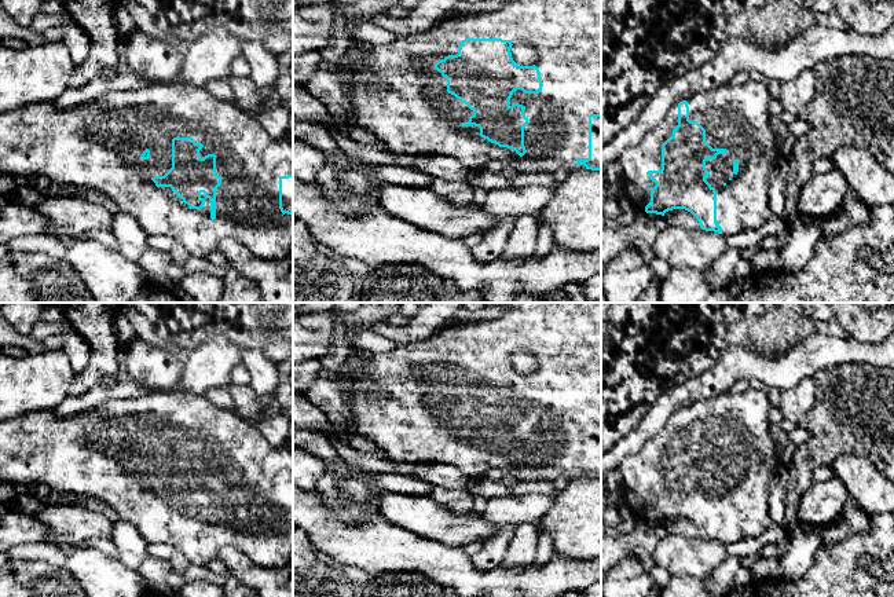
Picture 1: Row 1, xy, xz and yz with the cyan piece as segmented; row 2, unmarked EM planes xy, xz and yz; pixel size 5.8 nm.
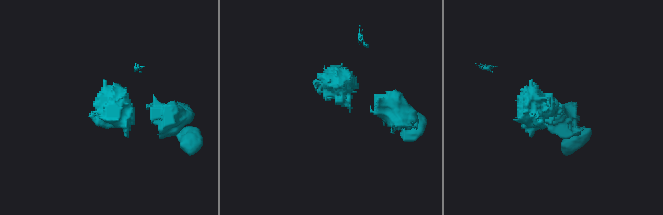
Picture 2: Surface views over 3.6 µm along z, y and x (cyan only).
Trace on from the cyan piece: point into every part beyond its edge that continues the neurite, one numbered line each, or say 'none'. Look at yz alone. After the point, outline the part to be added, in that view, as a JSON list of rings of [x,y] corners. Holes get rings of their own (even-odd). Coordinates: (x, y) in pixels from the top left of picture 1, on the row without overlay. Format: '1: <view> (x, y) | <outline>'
1: yz (736, 425) | [[[750,388],[743,393],[725,392],[708,400],[700,400],[686,407],[689,428],[697,429],[706,437],[706,450],[712,457],[726,457],[726,462],[718,462],[715,468],[706,469],[710,483],[706,488],[717,499],[717,531],[722,535],[722,543],[734,543],[740,539],[759,536],[773,523],[769,516],[769,483],[780,466],[772,437],[769,422],[767,391]]]

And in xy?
1: xy (98, 453) | [[[184,389],[153,391],[139,398],[110,399],[91,410],[77,413],[74,415],[59,418],[54,411],[32,411],[22,417],[0,420],[0,479],[14,486],[26,486],[36,488],[40,484],[48,486],[52,491],[61,491],[70,495],[87,495],[98,498],[109,503],[120,520],[131,523],[149,543],[166,543],[176,546],[191,564],[205,565],[216,557],[221,547],[234,547],[243,553],[250,561],[263,568],[281,568],[289,565],[289,557],[293,553],[293,521],[282,521],[279,517],[279,486],[293,483],[293,454],[287,444],[272,447],[264,435],[252,425],[248,418],[237,413],[230,413],[210,403],[205,395],[197,395]],[[193,446],[195,451],[204,455],[199,458],[201,466],[208,462],[216,464],[216,483],[221,486],[220,494],[216,497],[216,527],[210,527],[210,508],[201,501],[205,513],[201,517],[190,517],[171,495],[157,495],[151,488],[154,484],[164,484],[172,476],[172,447]]]

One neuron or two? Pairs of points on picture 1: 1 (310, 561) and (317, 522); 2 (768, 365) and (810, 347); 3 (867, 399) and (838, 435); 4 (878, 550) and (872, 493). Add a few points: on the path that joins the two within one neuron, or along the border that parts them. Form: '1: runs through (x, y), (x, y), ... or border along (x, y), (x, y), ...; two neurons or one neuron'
1: border along (307, 534), (307, 538), (323, 557); two neurons
2: runs through (779, 365), (792, 365), (799, 358); one neuron
3: runs through (858, 407), (839, 427); one neuron
4: border along (879, 513), (871, 517); two neurons

